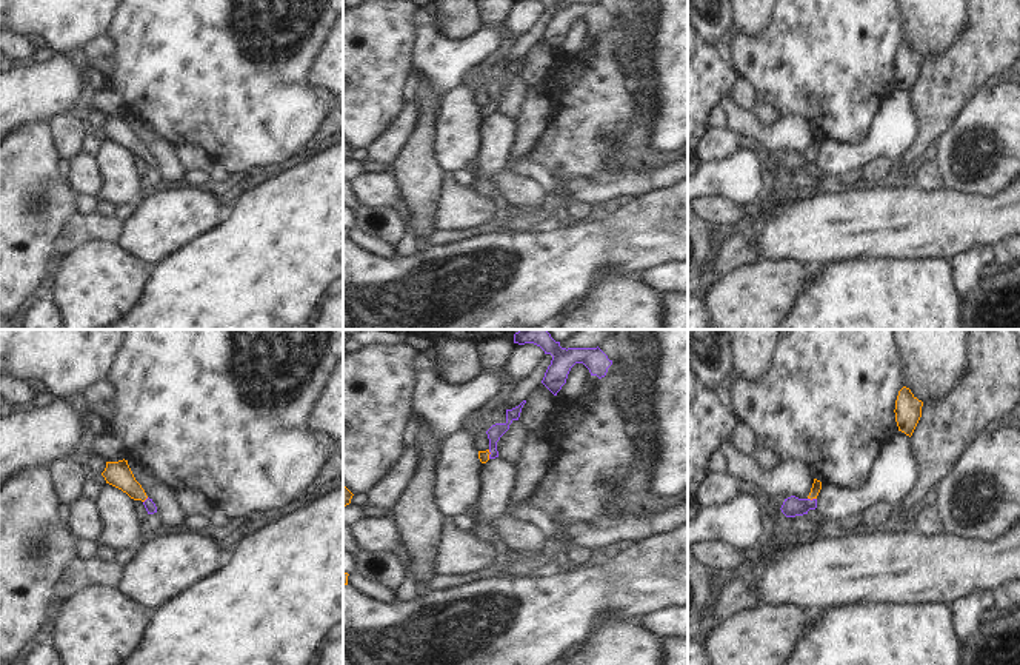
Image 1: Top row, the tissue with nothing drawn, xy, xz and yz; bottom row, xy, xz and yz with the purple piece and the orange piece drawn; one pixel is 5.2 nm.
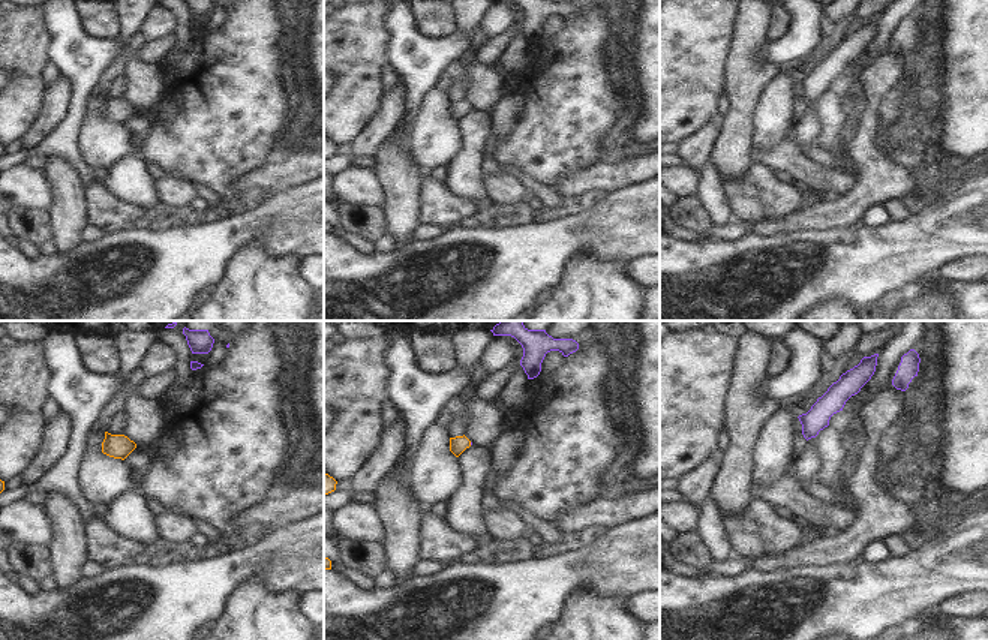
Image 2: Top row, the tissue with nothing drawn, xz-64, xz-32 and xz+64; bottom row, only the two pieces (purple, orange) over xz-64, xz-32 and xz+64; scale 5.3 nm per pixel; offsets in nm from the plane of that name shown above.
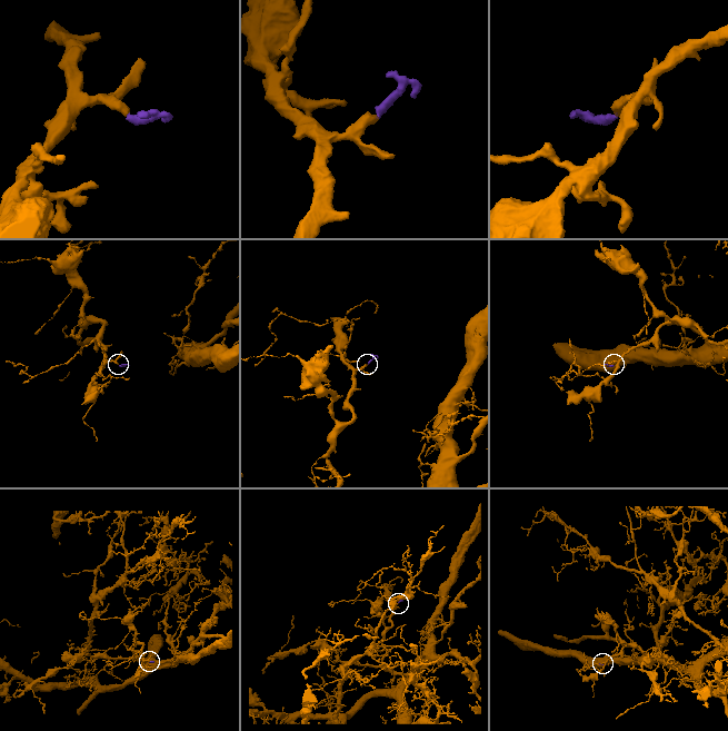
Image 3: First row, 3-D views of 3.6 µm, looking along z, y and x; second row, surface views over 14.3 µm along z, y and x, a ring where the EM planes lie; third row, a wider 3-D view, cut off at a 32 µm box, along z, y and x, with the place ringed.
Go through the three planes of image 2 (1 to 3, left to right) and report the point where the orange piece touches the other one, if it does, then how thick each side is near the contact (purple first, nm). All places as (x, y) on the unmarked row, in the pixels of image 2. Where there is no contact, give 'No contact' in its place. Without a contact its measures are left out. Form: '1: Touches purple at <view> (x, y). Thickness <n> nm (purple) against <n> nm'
1: No contact
2: No contact
3: No contact

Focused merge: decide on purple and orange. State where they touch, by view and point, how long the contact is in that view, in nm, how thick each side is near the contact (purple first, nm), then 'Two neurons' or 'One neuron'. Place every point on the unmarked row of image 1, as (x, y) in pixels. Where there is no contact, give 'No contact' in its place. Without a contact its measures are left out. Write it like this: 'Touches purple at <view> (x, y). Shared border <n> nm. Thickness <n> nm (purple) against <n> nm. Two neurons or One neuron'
Touches purple at yz (813, 154). Shared border 50 nm. Thickness 100 nm (purple) against 50 nm. One neuron

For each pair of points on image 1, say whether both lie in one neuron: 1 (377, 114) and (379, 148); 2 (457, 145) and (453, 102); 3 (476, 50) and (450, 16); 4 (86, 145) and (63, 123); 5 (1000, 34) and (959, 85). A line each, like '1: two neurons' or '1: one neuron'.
1: two neurons
2: one neuron
3: two neurons
4: two neurons
5: one neuron

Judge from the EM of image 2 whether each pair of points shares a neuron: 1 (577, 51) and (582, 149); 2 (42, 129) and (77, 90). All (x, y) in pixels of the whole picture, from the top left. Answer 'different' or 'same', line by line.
1: same
2: different

